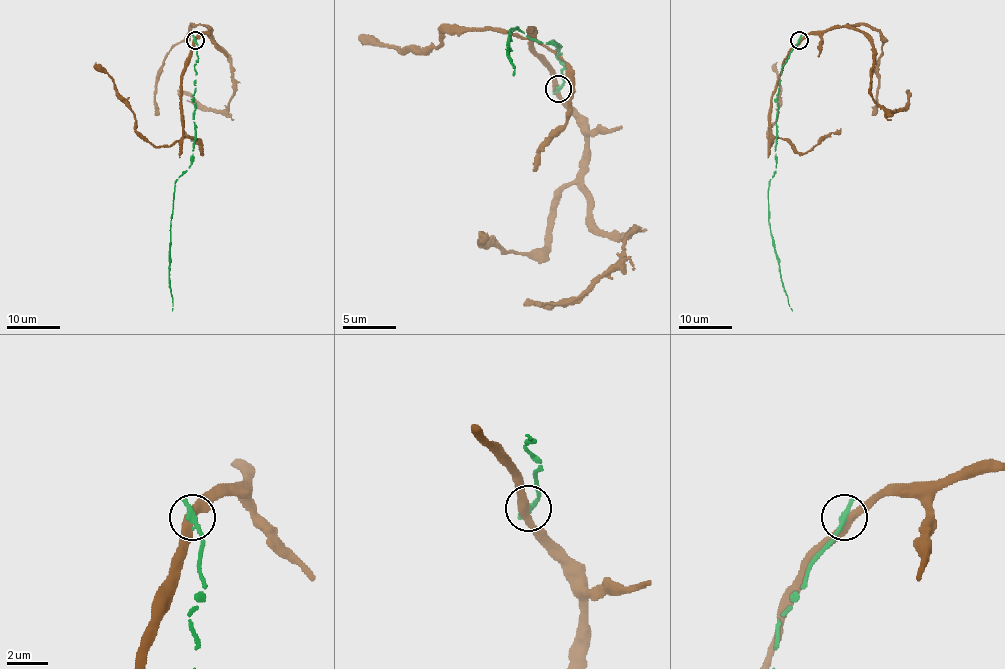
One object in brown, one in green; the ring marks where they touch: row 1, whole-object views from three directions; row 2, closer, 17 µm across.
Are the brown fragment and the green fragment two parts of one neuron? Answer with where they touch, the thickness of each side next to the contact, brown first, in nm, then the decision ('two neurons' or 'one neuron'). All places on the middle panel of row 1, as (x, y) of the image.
at (558, 89); 400 nm thick on the brown side, 320 nm on the other; two neurons

